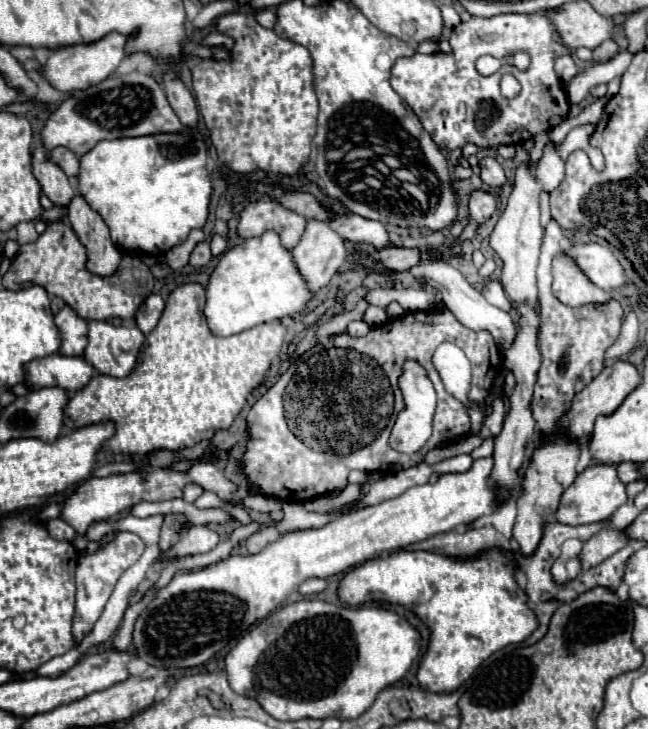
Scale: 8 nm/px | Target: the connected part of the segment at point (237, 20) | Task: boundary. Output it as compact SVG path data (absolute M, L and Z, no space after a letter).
M247 10L245 14L231 12L219 16L217 32L235 42L229 50L229 60L199 60L191 68L191 74L199 112L211 132L219 162L235 176L253 174L257 170L281 176L299 174L309 162L311 140L317 128L317 98L313 92L313 62L309 51L291 40L279 38L273 30L259 26L255 16Z

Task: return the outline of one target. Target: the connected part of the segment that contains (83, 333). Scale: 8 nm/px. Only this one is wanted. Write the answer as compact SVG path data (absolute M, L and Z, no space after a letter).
M65 306L55 314L55 324L61 332L61 354L65 356L83 356L87 346L89 324L81 318L71 306Z

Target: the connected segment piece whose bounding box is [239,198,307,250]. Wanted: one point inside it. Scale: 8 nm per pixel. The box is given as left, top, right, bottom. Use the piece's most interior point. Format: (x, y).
(258, 216)

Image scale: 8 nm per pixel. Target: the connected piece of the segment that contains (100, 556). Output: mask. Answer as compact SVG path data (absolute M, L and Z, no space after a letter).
M119 532L113 540L109 540L107 544L99 546L99 550L95 550L93 554L83 554L79 558L79 566L77 566L77 612L75 612L75 622L73 622L73 634L75 634L75 642L81 640L81 636L85 636L85 632L89 632L89 628L93 628L93 624L99 620L117 580L121 578L121 574L133 566L141 554L145 550L145 542L133 534L133 532Z

